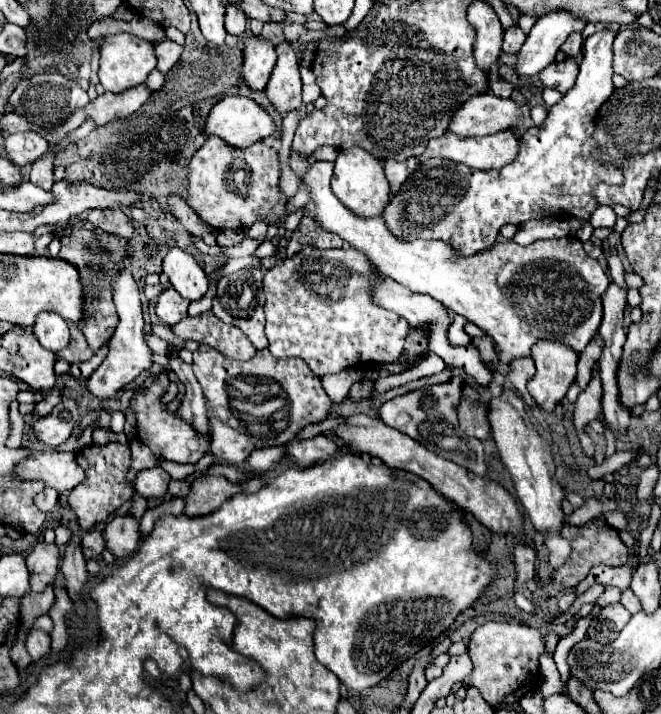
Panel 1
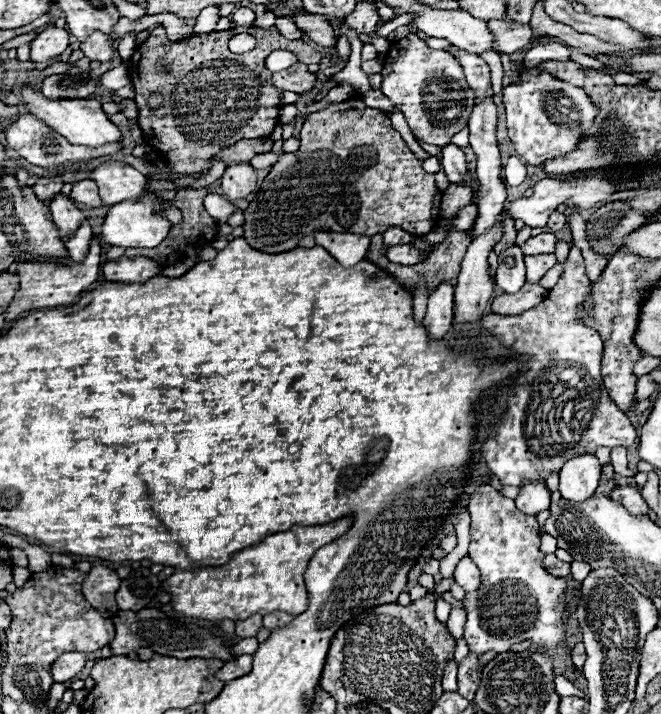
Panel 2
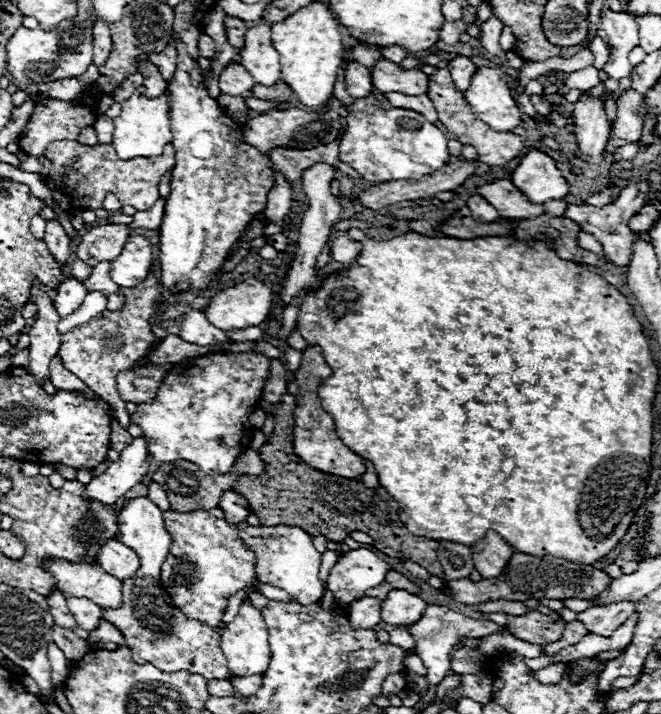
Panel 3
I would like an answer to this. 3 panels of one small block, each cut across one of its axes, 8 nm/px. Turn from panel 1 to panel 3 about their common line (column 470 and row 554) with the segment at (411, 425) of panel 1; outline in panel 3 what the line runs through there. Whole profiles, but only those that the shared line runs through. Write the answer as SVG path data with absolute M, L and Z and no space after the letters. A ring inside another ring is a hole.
M440 542L440 546L438 546L438 560L440 560L440 564L442 564L444 574L446 574L448 580L466 578L474 570L472 552L464 544Z

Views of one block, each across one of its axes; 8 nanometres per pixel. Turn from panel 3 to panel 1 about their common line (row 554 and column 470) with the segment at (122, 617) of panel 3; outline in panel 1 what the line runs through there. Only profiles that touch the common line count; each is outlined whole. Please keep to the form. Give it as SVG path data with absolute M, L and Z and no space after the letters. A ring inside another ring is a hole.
M512 130L482 138L456 138L454 134L446 134L430 140L417 160L424 162L428 158L448 158L476 170L492 170L506 166L516 158L518 142L520 140Z

